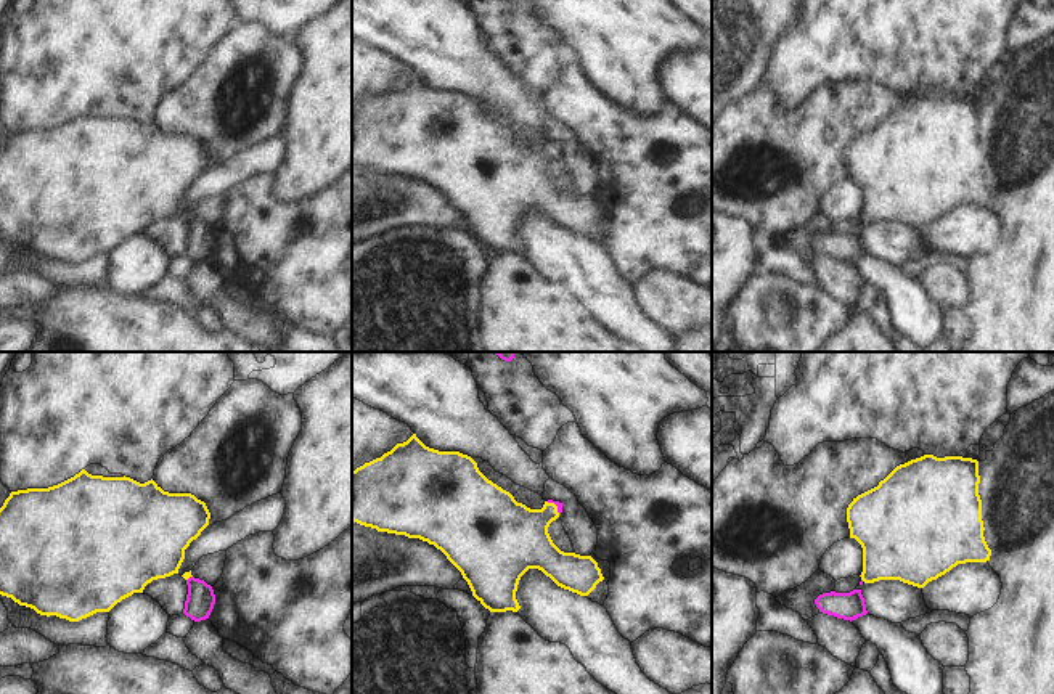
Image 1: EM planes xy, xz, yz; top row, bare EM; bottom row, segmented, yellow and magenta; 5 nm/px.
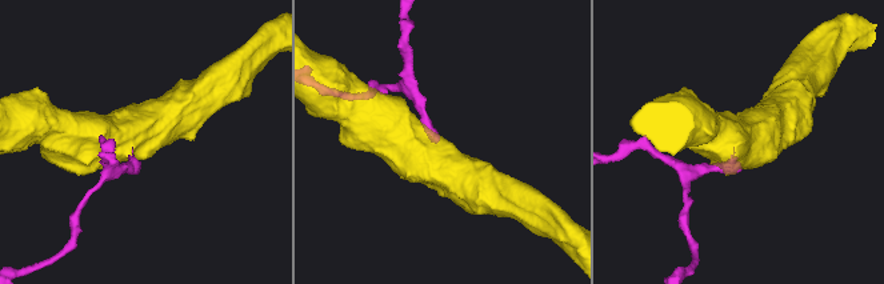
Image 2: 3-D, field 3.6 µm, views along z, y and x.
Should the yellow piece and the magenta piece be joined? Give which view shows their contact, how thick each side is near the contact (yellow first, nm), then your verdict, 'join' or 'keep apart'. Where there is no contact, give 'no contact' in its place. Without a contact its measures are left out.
meets yellow in xz; 320 nm thick on the yellow side, 30 nm on the other; join

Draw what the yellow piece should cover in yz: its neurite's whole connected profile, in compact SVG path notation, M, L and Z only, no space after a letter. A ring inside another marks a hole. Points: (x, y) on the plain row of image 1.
M924 95L897 106L877 127L853 138L847 162L850 178L863 188L861 220L900 220L924 228L958 204L990 201L978 124L977 100Z

